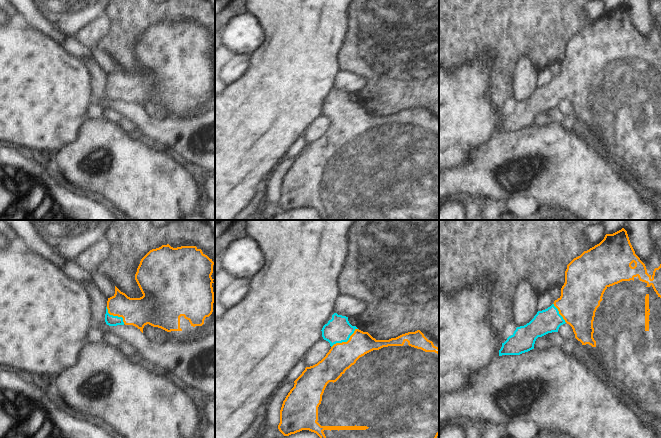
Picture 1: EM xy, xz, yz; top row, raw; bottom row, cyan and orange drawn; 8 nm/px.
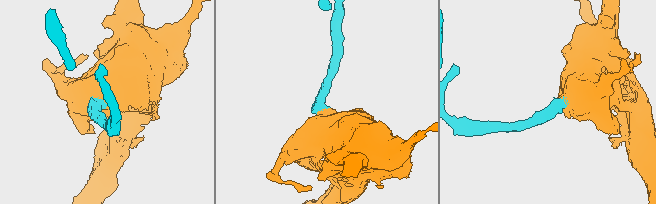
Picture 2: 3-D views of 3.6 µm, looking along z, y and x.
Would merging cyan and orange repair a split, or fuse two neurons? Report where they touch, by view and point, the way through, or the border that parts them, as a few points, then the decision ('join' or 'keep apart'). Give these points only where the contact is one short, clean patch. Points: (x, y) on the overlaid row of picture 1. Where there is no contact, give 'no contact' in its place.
xz (345, 341) | across xz (338, 329), (345, 341), (345, 351), (341, 356) | join

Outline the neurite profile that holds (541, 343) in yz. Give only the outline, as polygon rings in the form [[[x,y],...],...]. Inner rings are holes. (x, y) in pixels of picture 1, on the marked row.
[[[545,335],[542,337],[538,337],[534,344],[534,348],[540,351],[548,349],[549,347],[549,341]]]

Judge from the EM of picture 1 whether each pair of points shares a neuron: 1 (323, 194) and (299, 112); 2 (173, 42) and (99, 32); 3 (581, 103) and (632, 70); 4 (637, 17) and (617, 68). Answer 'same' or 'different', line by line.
1: different
2: different
3: same
4: different

